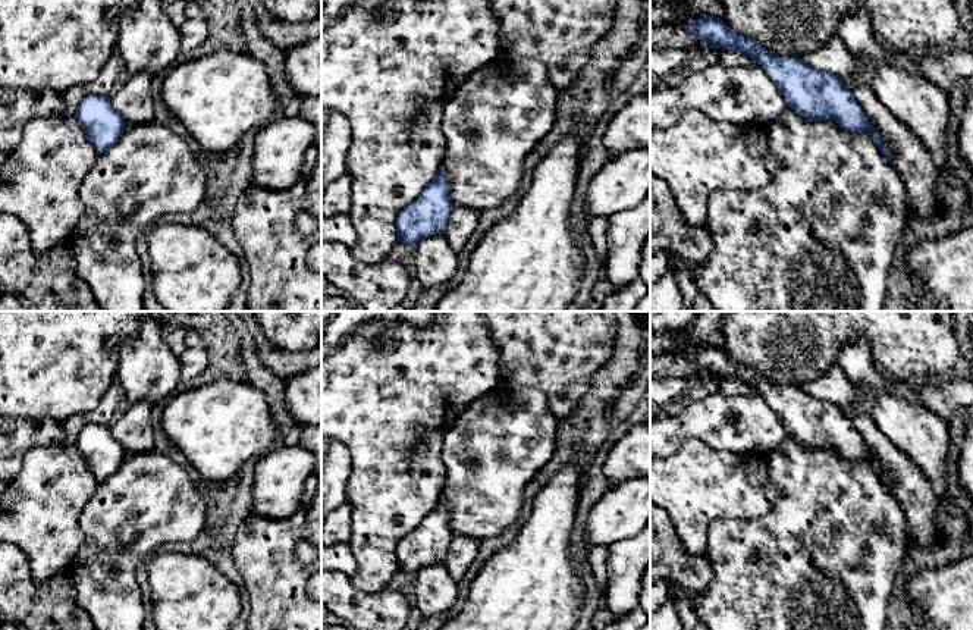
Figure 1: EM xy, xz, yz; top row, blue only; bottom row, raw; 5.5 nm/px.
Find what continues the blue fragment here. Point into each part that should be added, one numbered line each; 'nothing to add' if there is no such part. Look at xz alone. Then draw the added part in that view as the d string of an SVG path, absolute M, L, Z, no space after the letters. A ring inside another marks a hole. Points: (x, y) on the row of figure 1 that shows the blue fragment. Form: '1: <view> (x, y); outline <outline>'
nothing to add

